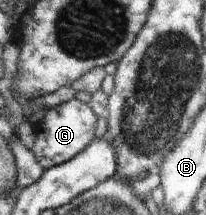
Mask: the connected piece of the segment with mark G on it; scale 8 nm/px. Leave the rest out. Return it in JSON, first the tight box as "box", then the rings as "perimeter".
{"box":[30,98,97,169],"perimeter":[[[73,98],[53,108],[45,108],[44,118],[35,123],[36,141],[30,150],[45,169],[60,165],[78,155],[94,138],[97,115],[88,104]]]}

